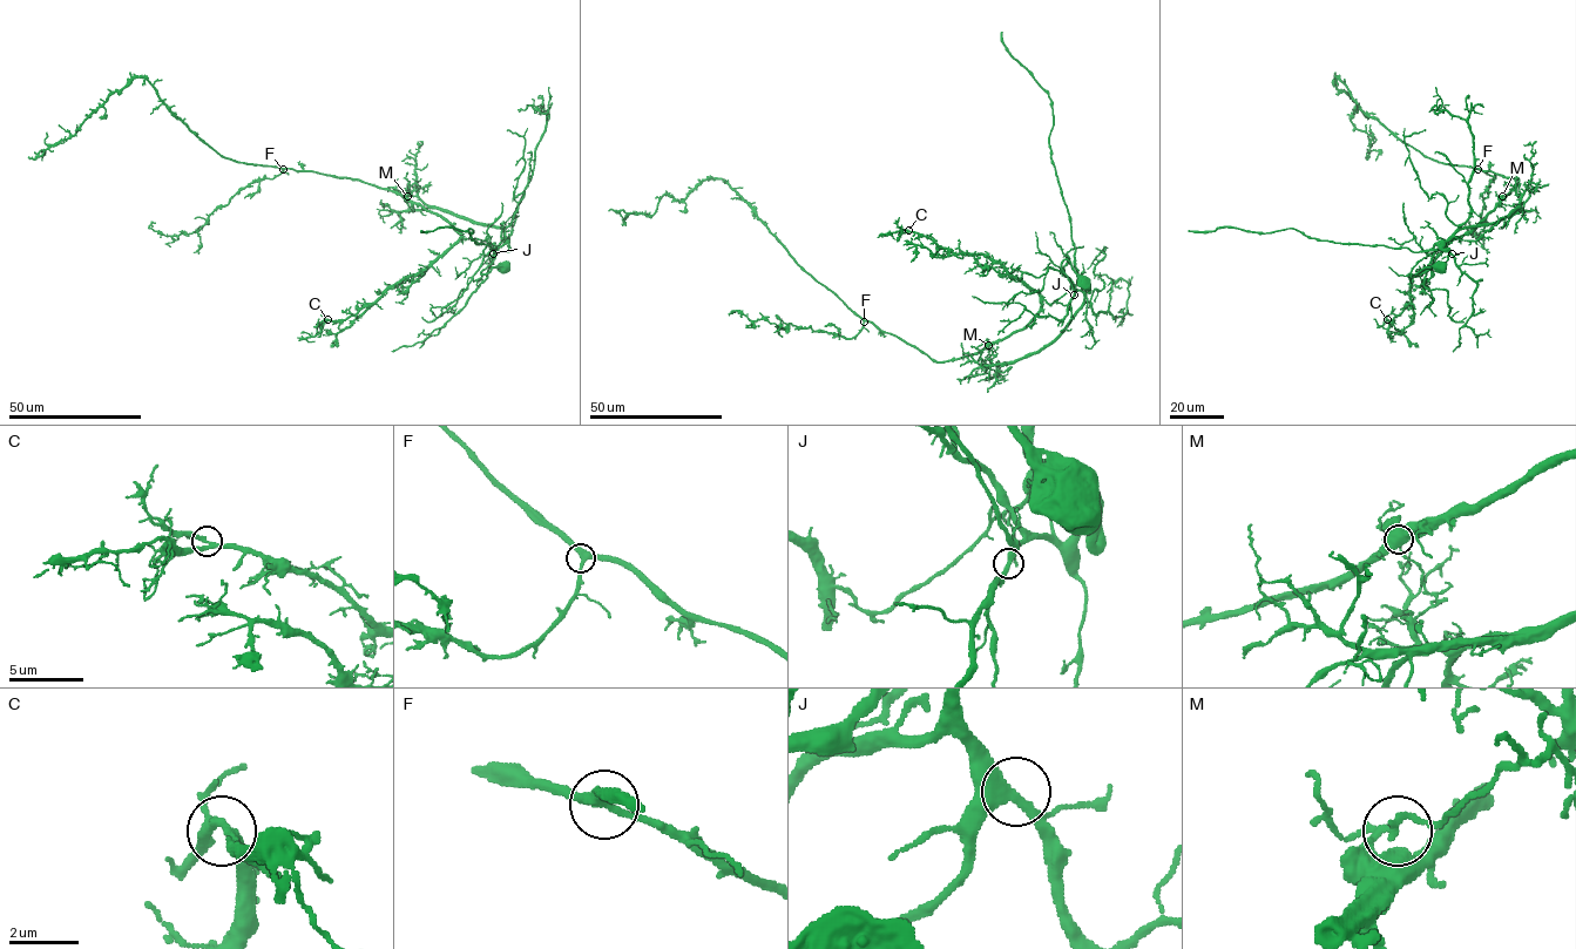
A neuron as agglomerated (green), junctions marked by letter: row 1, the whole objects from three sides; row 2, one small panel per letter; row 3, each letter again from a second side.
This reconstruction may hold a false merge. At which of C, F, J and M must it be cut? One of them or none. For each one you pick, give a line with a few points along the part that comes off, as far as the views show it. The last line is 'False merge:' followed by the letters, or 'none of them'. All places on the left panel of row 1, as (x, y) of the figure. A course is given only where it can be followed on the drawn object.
M: Course of the part to remove: (407, 196), (359, 181), (222, 157), (141, 78), (114, 92), (72, 136), (39, 156), (40, 150), (42, 161)
False merge: M

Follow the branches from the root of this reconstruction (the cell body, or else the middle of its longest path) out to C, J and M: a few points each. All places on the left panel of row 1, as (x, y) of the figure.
C: (505, 266), (481, 273), (496, 249), (487, 242), (460, 238), (428, 266), (391, 285), (353, 314), (327, 319)
J: (505, 266), (480, 272), (493, 262), (493, 253)
M: (505, 266), (481, 273), (496, 249), (487, 242), (464, 238), (442, 218), (407, 196)

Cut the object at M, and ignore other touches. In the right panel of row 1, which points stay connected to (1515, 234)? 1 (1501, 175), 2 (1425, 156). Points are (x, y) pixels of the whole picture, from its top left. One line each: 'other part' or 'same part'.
1: other part
2: other part

